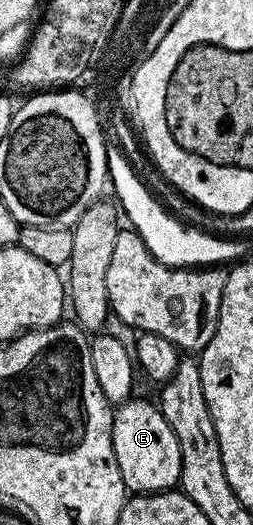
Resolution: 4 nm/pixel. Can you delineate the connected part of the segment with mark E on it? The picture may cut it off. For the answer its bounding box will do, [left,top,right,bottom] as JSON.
[112,398,180,494]

